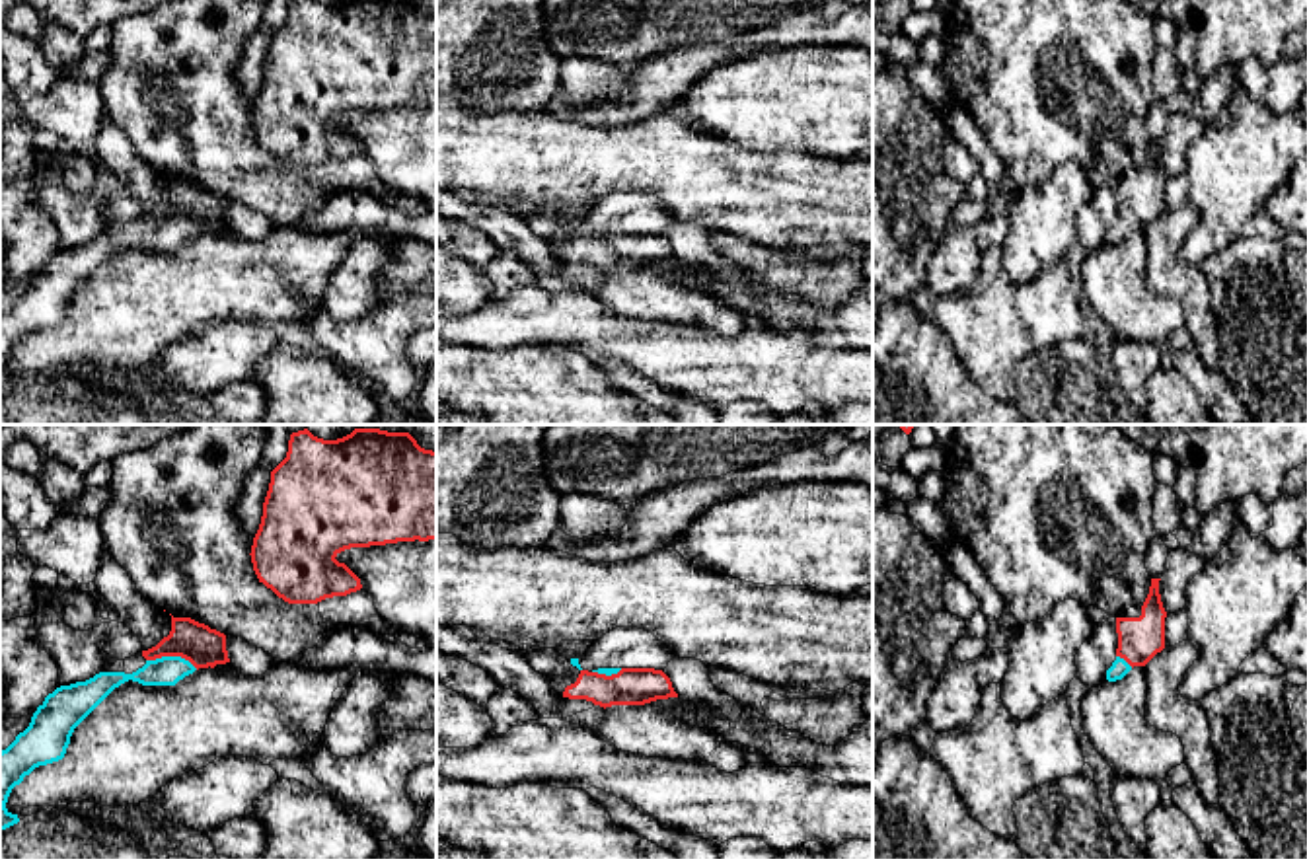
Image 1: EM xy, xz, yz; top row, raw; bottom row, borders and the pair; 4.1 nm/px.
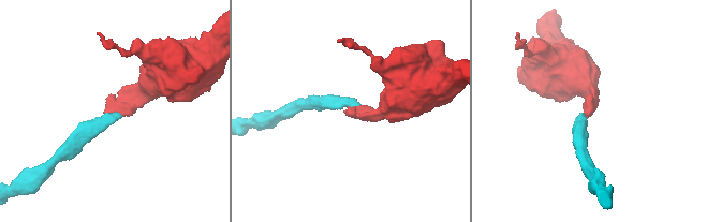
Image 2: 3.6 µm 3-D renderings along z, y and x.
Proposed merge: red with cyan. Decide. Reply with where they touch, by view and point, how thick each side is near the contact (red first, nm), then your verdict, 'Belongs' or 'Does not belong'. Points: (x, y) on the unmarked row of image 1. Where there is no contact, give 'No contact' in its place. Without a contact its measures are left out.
Touches red at xy (172, 219). Thickness 170 nm (red) against 120 nm. Belongs

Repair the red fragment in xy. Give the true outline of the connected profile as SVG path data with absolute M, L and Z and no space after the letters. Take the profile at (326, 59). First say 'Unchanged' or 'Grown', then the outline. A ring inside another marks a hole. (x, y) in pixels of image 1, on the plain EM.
Unchanged. M290 0L286 21L271 35L261 88L249 119L259 146L271 152L279 162L288 168L317 168L325 162L347 160L362 152L360 142L345 127L335 123L341 115L415 103L436 103L436 16L421 12L413 0L343 0L337 4Z

